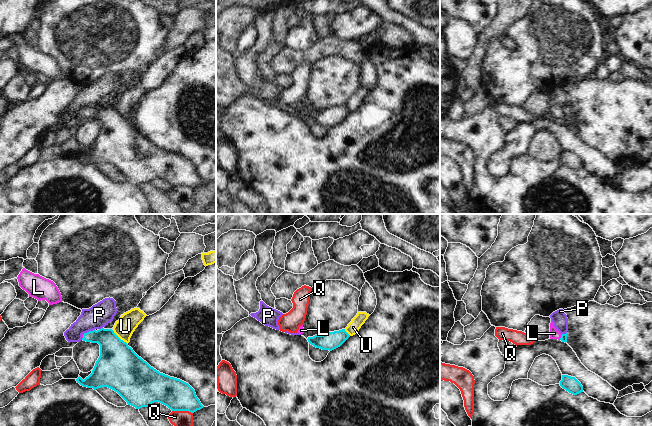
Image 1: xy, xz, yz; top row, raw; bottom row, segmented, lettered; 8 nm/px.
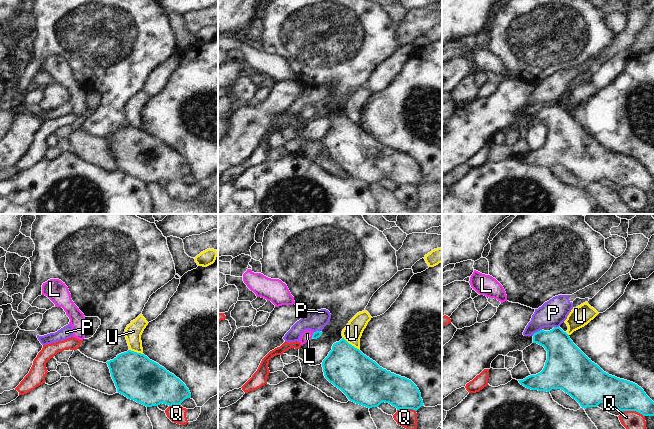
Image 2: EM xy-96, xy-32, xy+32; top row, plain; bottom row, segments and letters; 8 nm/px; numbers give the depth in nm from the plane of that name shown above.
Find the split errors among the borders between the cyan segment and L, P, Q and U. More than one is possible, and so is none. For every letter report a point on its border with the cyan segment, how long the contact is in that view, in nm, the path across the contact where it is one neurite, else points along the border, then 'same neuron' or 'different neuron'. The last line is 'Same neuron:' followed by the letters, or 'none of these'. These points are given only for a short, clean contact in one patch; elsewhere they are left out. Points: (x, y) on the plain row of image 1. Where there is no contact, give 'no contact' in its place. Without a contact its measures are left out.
L: yz (561, 113) | 50 nm | across yz (563, 114), (561, 113), (554, 109) | same neuron
P: xy (88, 108) | 100 nm | along xy (94, 105), (83, 109) | different neuron
Q: xy (182, 186) | 170 nm | along xy (172, 186), (188, 186), (192, 189) | different neuron
U: xy (119, 114) | 170 nm | different neuron
Same neuron: L

